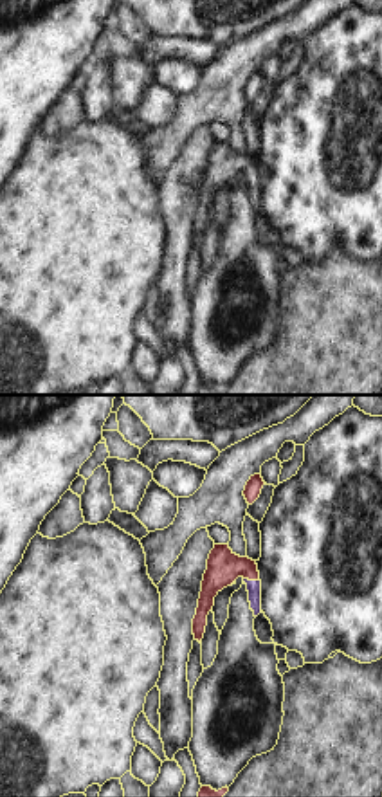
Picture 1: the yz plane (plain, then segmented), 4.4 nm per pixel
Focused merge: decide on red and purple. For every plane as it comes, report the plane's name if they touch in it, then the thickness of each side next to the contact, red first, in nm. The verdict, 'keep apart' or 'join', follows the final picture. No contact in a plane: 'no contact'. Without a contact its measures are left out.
contact in yz; calibres 150 and 60 nm

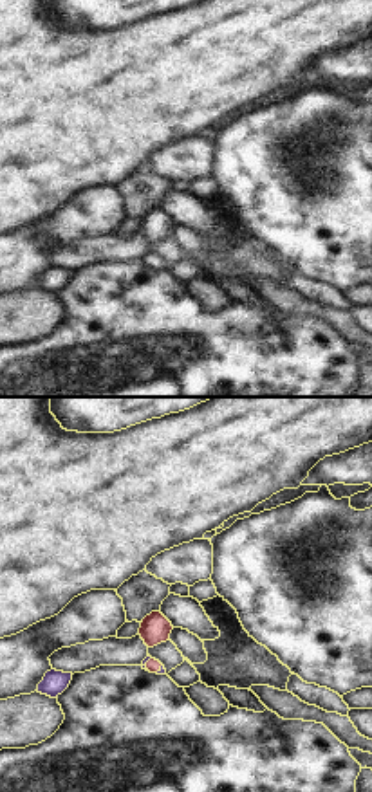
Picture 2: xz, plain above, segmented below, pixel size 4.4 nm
contact in xz; calibres 60 and 20 nm

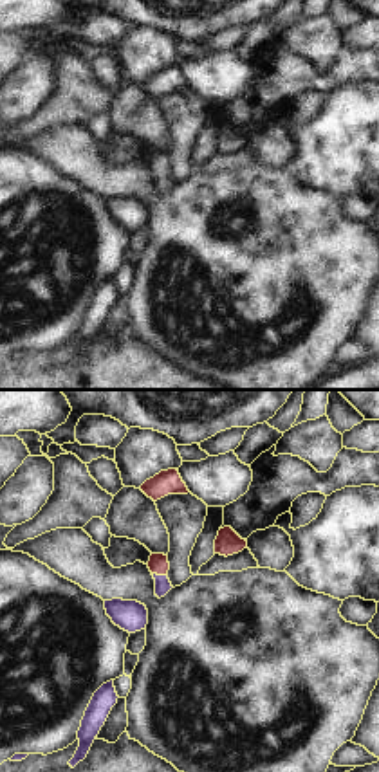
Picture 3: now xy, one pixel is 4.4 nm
contact in xy; calibres 90 and 70 nm

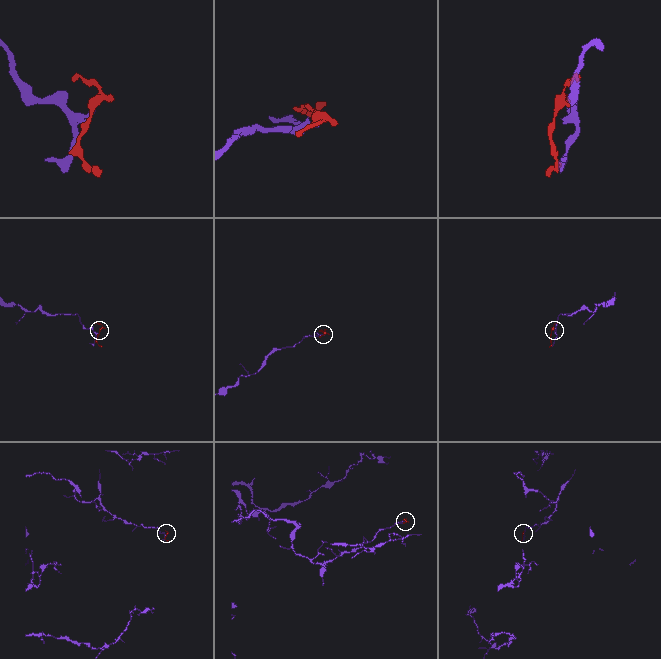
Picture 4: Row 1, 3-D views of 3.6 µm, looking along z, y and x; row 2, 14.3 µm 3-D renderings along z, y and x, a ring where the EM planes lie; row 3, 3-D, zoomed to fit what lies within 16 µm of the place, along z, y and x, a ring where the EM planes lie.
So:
join

